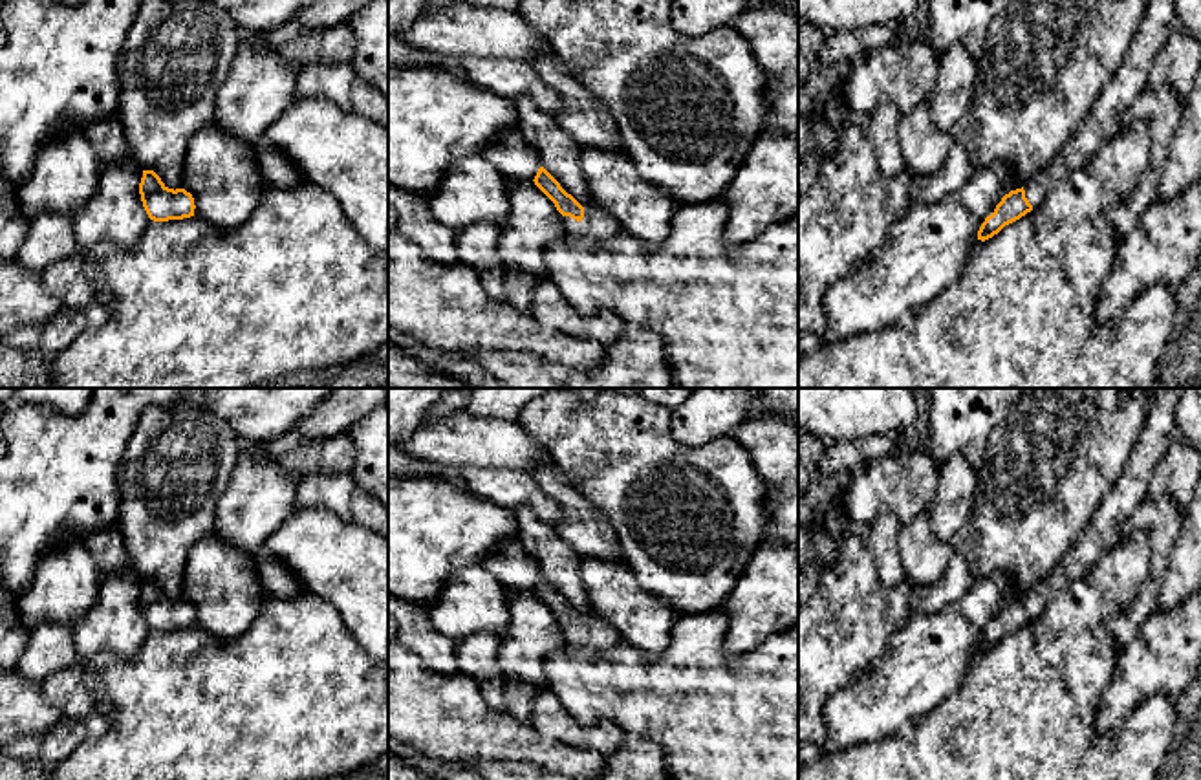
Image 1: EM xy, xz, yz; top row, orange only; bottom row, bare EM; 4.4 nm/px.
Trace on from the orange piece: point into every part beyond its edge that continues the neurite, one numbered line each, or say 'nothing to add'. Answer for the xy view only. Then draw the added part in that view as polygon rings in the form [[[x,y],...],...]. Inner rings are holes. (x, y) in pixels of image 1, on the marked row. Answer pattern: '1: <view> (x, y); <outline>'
nothing to add

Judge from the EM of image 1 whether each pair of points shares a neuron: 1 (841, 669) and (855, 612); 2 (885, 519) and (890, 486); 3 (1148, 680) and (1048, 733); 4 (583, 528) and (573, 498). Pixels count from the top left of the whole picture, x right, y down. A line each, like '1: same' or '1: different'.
1: same
2: different
3: different
4: same

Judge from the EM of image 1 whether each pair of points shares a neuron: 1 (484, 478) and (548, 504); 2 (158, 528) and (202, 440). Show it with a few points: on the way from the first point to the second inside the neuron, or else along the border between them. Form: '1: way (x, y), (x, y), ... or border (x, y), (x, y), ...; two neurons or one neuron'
1: way (500, 487), (522, 489), (531, 495); one neuron
2: way (167, 506), (169, 482), (180, 462); one neuron

